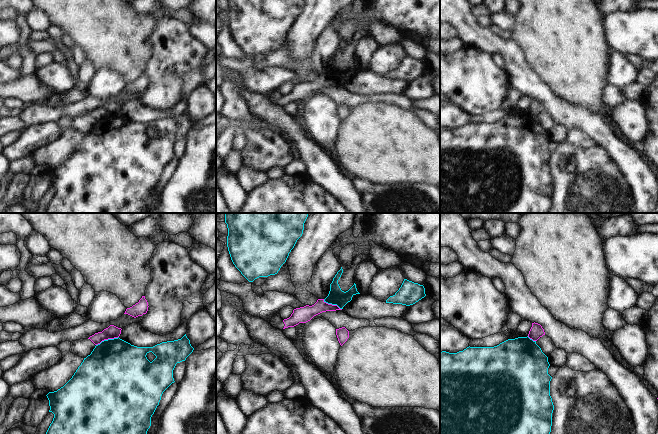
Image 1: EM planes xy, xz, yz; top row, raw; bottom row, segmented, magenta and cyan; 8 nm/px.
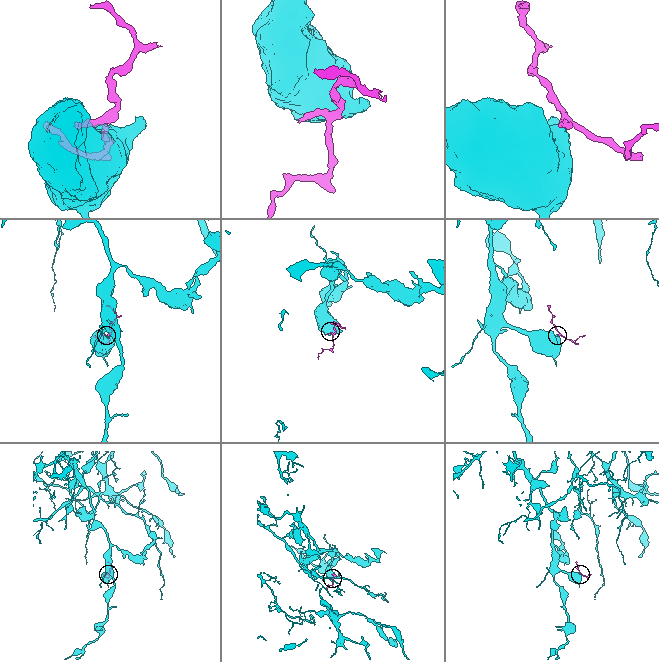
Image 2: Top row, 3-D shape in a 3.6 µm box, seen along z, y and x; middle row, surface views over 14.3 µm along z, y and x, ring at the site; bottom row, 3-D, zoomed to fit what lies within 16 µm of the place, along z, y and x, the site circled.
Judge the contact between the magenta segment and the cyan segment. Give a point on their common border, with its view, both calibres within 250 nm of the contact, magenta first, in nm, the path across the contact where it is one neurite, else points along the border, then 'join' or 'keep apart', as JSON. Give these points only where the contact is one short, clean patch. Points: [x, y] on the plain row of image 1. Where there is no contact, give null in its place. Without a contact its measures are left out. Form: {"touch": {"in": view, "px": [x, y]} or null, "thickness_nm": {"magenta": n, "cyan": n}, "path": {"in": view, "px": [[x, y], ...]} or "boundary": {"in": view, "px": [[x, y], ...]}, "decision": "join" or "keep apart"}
{"touch": {"in": "xy", "px": [107, 115]}, "thickness_nm": {"magenta": 100, "cyan": 480}, "boundary": {"in": "xy", "px": [[118, 112], [112, 115], [104, 115], [96, 121]]}, "decision": "keep apart"}

